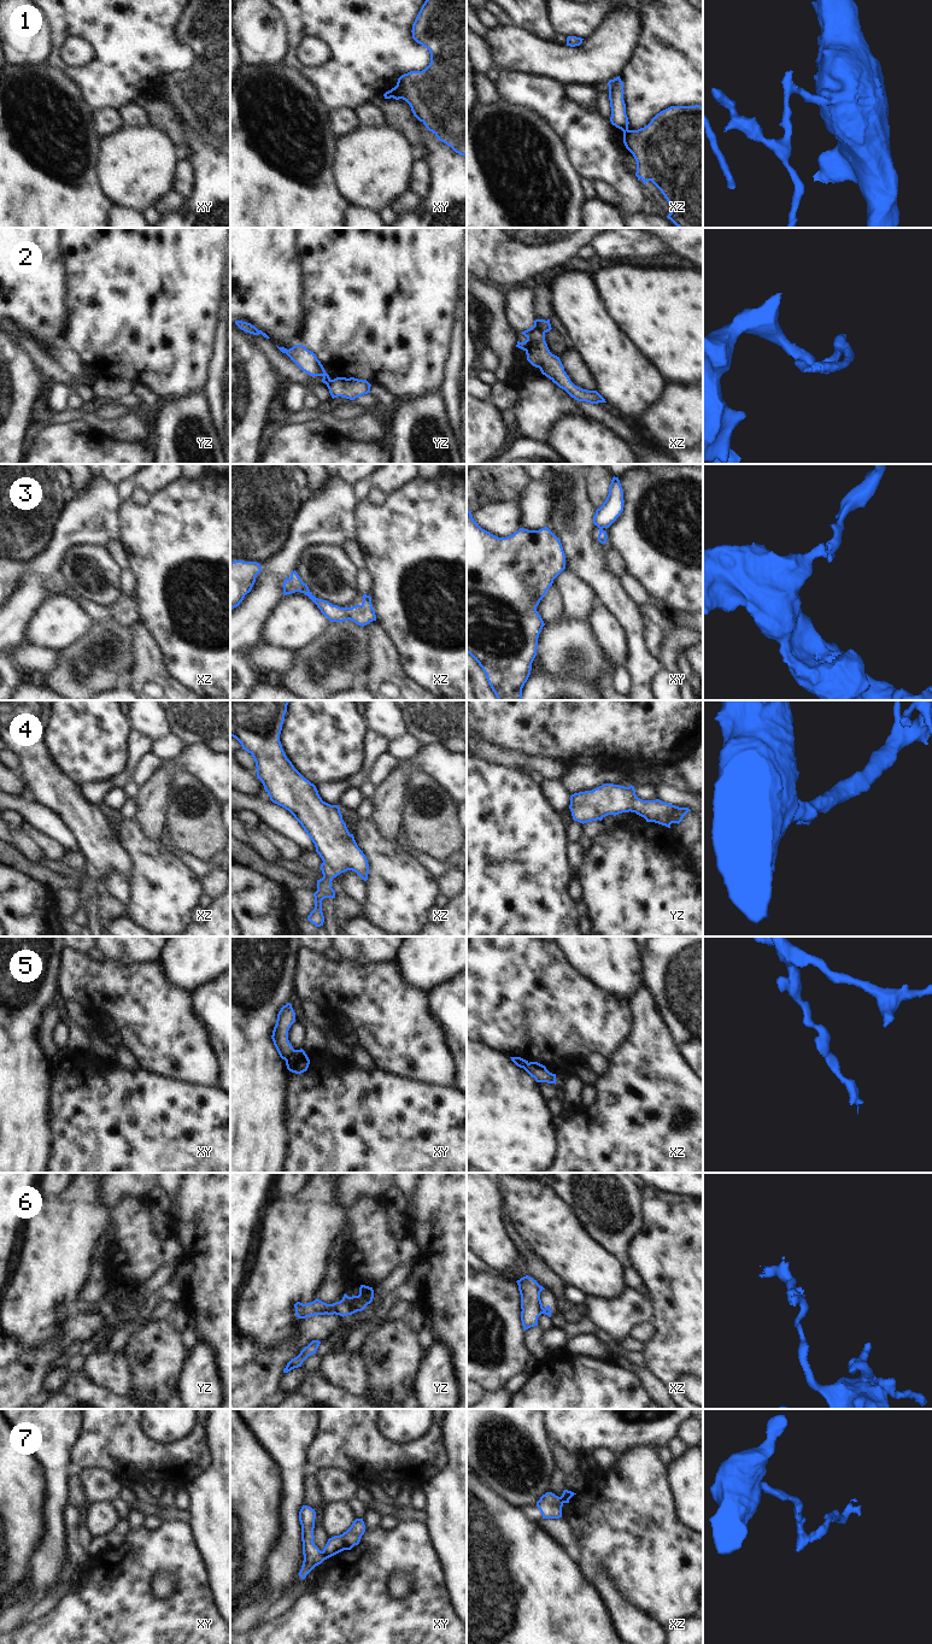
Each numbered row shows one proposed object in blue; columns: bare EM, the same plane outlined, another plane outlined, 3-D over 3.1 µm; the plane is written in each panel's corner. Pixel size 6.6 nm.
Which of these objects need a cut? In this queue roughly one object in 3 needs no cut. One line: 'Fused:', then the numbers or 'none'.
Fused: 1, 2, 3, 5, 6, 7.

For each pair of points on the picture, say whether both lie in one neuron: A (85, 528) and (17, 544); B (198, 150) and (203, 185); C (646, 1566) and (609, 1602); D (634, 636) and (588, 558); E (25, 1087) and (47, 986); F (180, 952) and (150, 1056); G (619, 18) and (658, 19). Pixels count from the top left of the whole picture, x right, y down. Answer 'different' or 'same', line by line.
A: different
B: same
C: different
D: same
E: same
F: different
G: different

